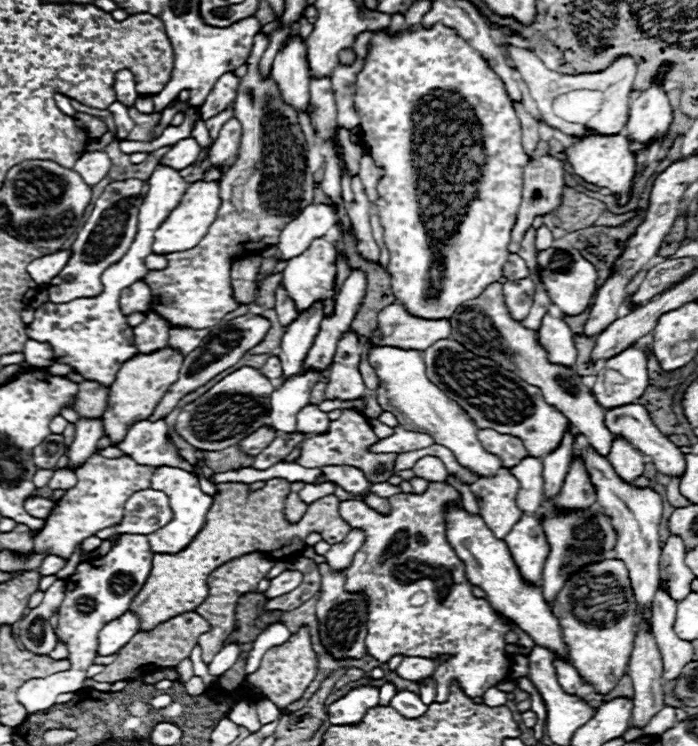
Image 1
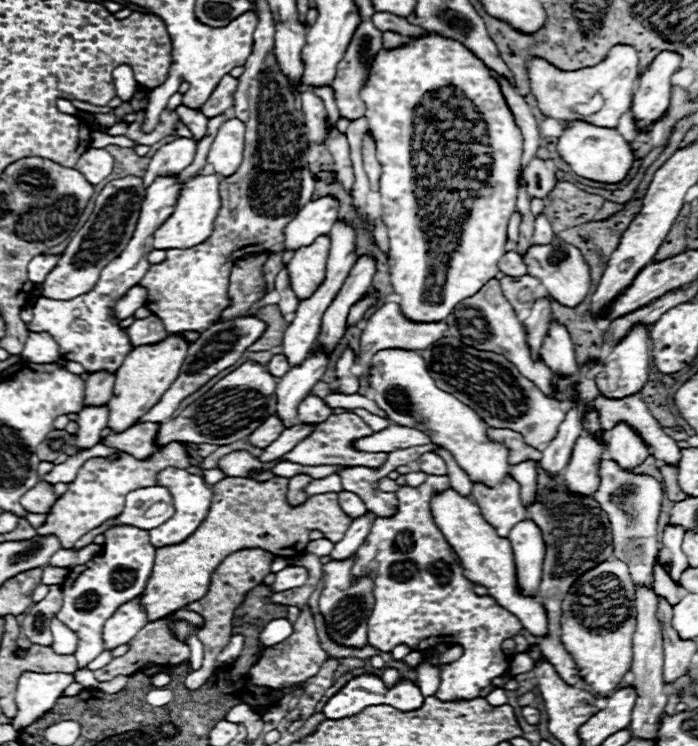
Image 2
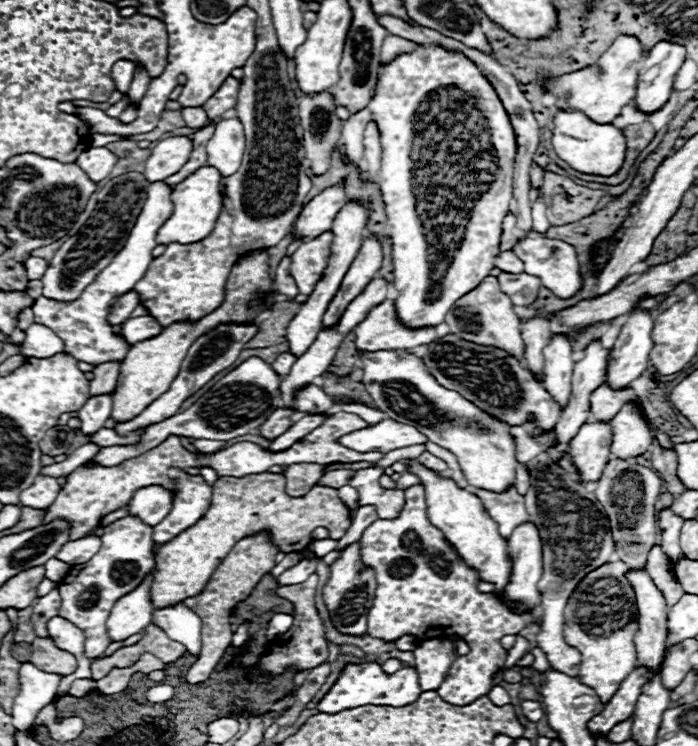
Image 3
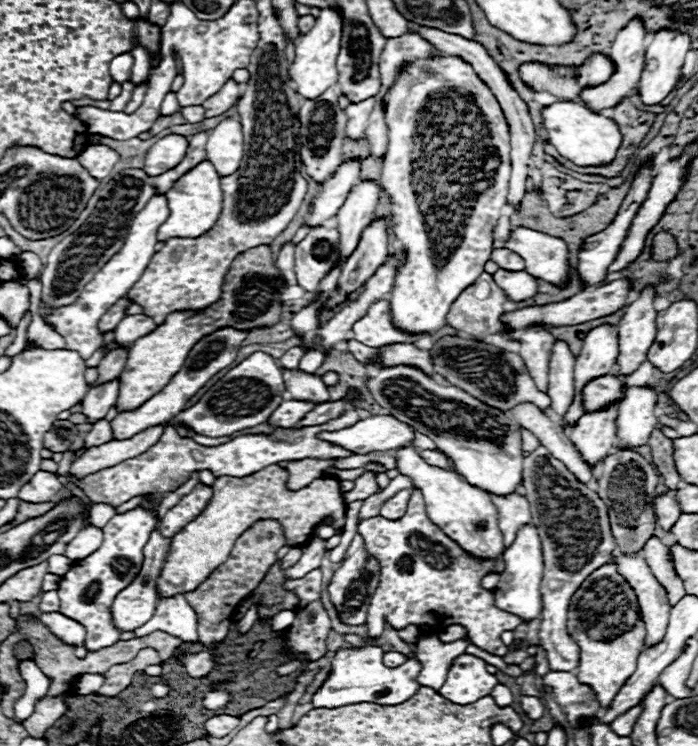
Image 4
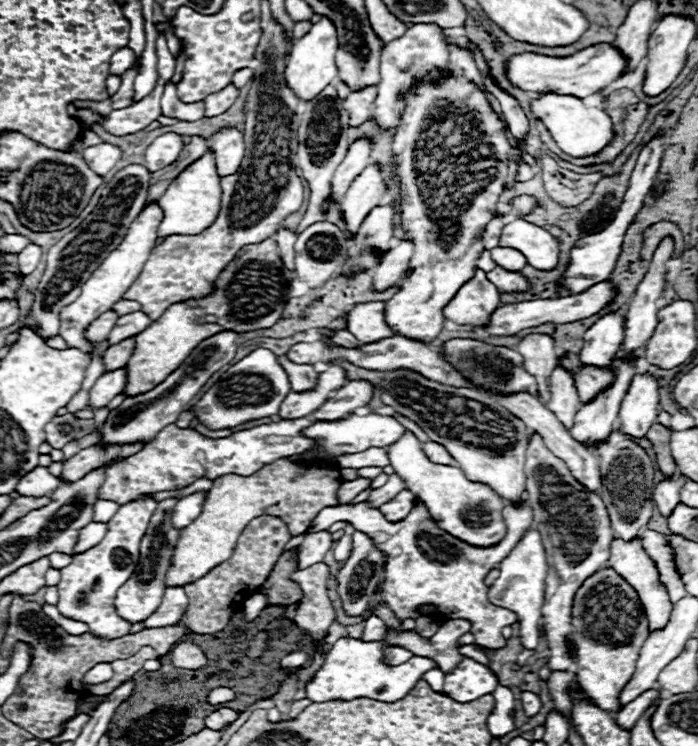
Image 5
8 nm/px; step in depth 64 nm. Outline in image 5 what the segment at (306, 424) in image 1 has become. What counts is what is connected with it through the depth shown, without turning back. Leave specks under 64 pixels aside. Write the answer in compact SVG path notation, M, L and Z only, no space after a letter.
M286 354L278 356L278 360L280 360L280 364L284 364L284 368L288 372L288 378L292 382L292 390L302 392L302 390L314 388L316 380L318 380L318 374L316 374L312 364L296 364L296 362L288 360Z

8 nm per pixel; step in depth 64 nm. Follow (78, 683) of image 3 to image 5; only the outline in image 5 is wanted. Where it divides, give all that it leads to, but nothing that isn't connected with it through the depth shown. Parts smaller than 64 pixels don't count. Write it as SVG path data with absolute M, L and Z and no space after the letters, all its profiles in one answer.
M96 664L86 676L84 676L84 682L90 682L90 684L96 684L96 682L106 682L114 676L114 670L112 670L112 664Z

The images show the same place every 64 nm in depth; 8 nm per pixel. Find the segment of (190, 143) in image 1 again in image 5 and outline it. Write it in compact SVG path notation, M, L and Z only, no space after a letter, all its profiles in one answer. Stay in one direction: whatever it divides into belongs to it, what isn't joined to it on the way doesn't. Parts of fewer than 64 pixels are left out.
M162 134L158 136L144 152L144 166L150 170L150 172L156 172L168 164L172 164L180 150L182 150L182 136L178 134Z

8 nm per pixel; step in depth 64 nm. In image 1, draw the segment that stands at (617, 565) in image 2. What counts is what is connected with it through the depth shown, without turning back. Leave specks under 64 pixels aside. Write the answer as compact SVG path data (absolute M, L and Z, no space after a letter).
M602 560L584 566L570 576L558 594L552 612L560 622L562 640L580 676L592 684L596 692L608 694L626 674L636 636L636 598L624 562Z

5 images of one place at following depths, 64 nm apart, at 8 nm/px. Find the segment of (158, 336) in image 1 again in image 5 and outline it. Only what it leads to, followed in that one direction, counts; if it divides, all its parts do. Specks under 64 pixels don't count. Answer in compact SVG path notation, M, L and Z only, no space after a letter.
M132 312L126 316L120 316L112 328L112 332L108 334L108 344L118 344L120 340L128 338L128 336L136 336L140 334L144 328L148 328L152 320L148 316L144 316L144 312Z

